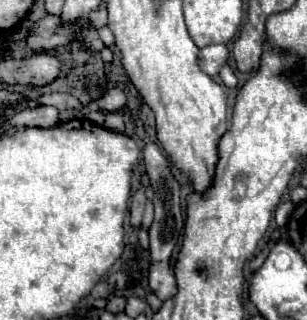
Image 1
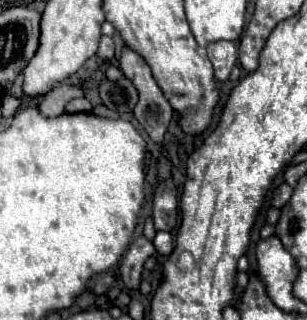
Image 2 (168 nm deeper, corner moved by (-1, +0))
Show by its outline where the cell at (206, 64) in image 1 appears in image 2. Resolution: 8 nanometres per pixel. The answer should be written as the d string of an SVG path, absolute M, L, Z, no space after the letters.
M213 42L207 46L209 60L215 68L215 78L217 80L227 80L231 68L237 62L237 50L233 42Z

